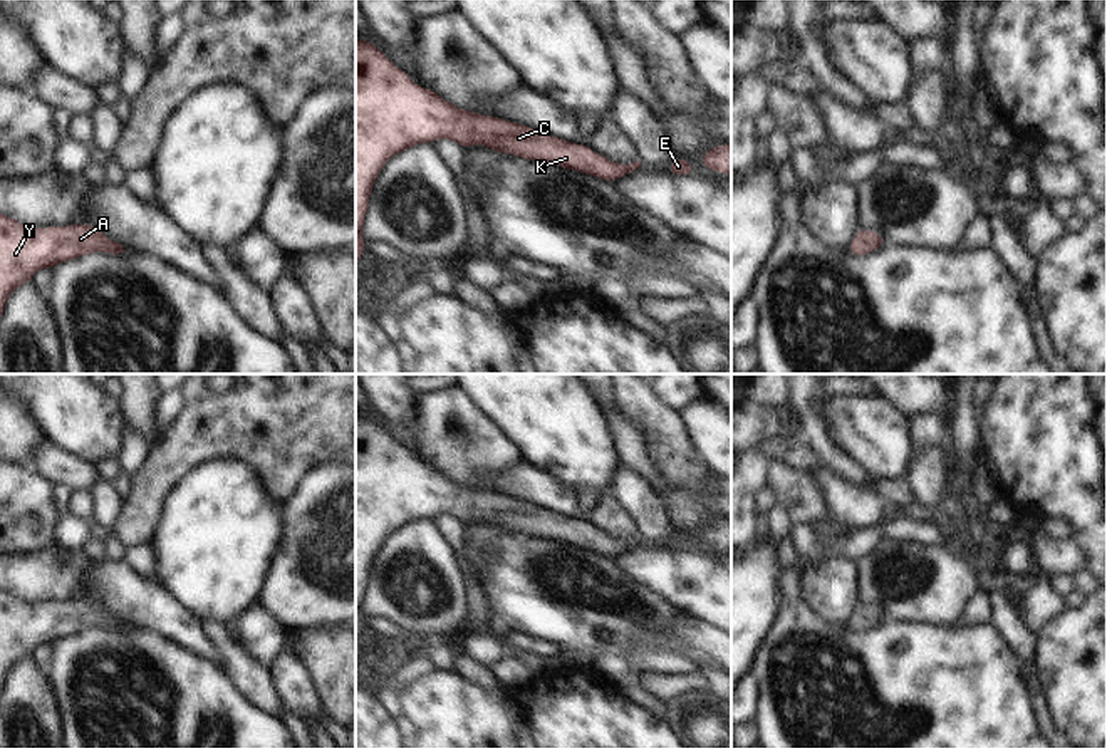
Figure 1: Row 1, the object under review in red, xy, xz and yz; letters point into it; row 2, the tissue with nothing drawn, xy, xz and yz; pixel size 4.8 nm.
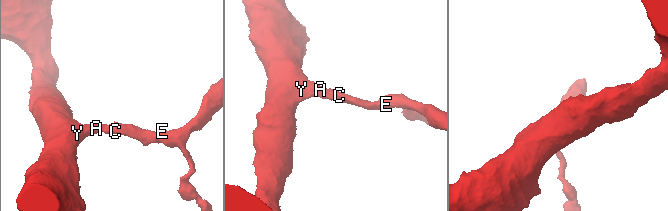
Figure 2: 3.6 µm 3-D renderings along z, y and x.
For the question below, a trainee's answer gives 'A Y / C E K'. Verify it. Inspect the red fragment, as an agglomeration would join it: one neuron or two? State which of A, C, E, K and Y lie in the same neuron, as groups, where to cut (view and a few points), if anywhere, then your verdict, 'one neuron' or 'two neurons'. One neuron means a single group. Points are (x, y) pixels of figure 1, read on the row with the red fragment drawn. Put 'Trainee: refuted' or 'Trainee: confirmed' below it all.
A C E K Y | no cut | one neuron
Trainee: refuted

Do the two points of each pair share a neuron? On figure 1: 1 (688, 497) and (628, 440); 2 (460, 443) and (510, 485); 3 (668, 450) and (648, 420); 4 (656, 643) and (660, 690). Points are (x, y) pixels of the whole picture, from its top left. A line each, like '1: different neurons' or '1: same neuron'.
1: same neuron
2: different neurons
3: same neuron
4: different neurons

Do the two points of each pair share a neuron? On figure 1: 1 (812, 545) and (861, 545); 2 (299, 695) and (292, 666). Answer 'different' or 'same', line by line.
1: same
2: same

